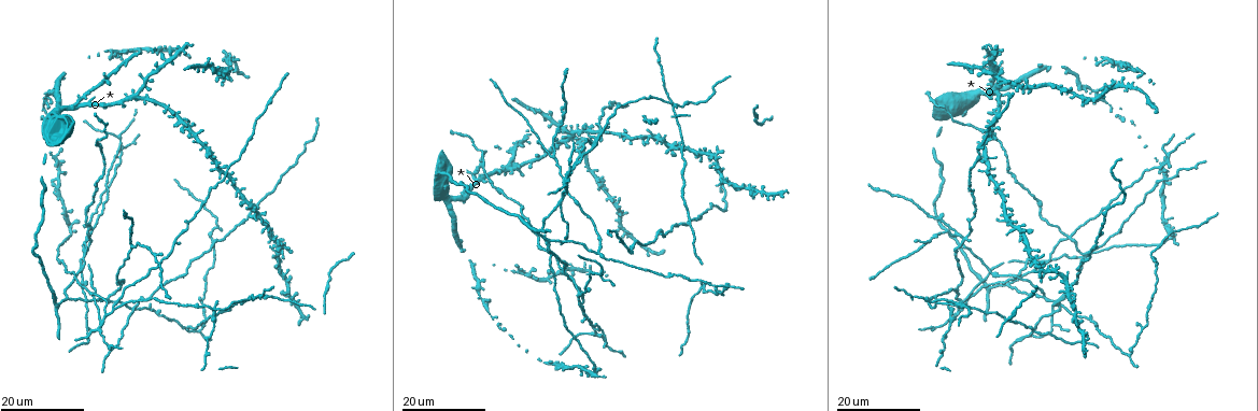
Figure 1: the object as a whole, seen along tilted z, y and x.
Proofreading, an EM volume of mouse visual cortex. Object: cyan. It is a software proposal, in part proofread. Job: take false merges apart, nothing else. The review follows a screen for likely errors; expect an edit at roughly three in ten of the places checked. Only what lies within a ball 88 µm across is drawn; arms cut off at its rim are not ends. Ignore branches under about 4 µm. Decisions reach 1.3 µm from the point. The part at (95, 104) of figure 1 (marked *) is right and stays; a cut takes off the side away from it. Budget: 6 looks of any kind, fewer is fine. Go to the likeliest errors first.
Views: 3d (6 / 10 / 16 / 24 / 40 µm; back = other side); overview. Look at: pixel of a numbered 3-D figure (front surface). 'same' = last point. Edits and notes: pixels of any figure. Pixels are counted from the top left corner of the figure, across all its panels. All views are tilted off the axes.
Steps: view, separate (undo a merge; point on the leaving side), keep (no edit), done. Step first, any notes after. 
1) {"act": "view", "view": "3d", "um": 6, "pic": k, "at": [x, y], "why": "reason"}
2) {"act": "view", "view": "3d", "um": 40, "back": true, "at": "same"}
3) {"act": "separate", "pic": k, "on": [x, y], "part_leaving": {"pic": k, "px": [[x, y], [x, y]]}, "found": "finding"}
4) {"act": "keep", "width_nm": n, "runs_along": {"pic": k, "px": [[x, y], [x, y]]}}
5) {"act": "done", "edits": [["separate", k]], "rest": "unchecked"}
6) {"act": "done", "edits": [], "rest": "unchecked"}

{"act": "view", "view": "3d", "um": 24, "pic": 1, "at": [88, 240], "why": "four or more arms meet"}

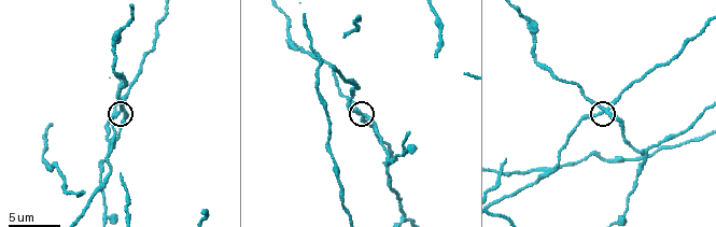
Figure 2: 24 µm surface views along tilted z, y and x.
{"act": "view", "view": "3d", "um": 10, "pic": 2, "at": [603, 106]}

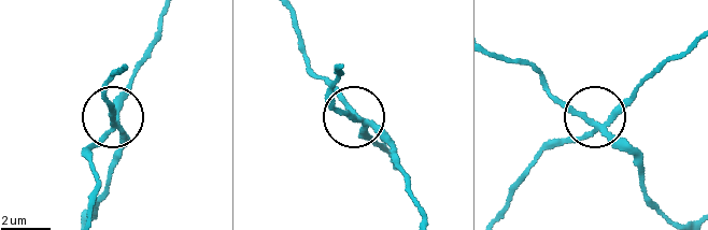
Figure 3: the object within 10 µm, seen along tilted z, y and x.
{"act": "view", "view": "3d", "um": 10, "back": true, "pic": 3, "at": [112, 121], "why": "other side"}

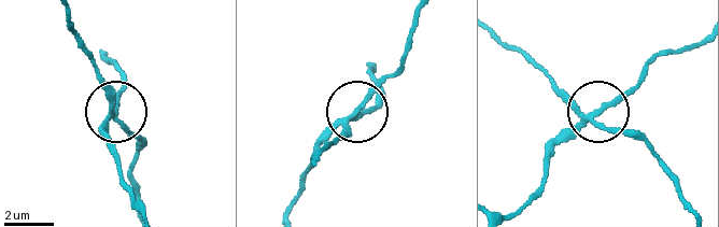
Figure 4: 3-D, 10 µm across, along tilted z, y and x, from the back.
{"act": "keep", "runs_along": {"pic": 4, "px": [[693, 210], [654, 151], [597, 116], [552, 146]]}, "found": "all the same cell"}

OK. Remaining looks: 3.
{"act": "view", "view": "3d", "um": 24, "pic": 1, "at": [959, 304], "why": "looks like a crossing"}

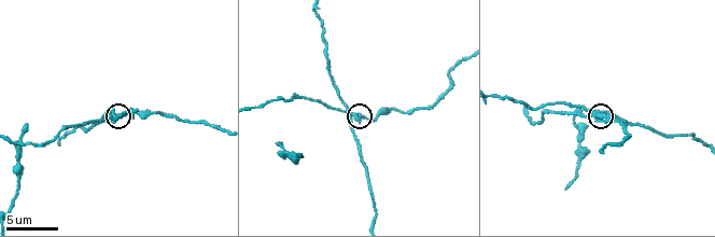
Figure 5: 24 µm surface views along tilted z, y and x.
{"act": "view", "view": "3d", "um": 10, "pic": 5, "at": [600, 116]}

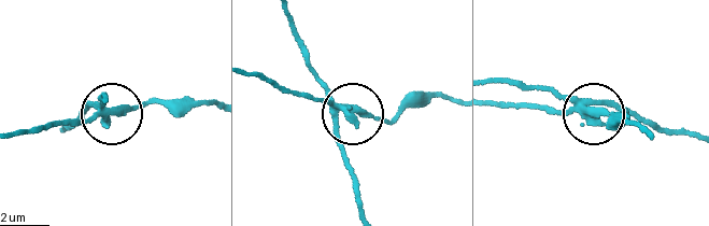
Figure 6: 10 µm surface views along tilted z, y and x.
{"act": "separate", "pic": 6, "on": [314, 74], "width_nm": 300, "part_leaving": {"pic": 6, "px": [[331, 109], [331, 131], [364, 214]]}, "found": "a second cell is stuck on"}

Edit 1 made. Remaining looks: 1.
{"act": "view", "view": "3d", "um": 16, "pic": 2, "at": [644, 152], "why": "three arms meet"}

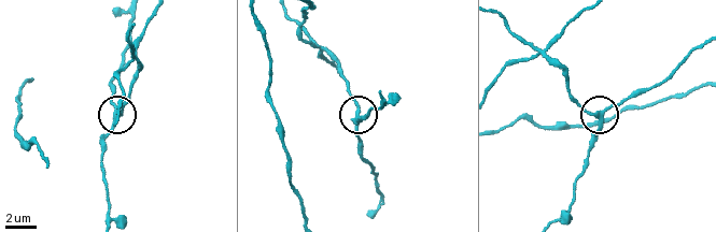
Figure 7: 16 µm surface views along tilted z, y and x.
{"act": "keep", "width_nm": 210, "runs_along": {"pic": 7, "px": [[116, 115], [117, 75], [136, 61], [129, 95], [100, 143]]}, "found": "one cell here"}

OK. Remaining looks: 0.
{"act": "done", "edits": [["separate", 6]], "rest": "unchecked"}

